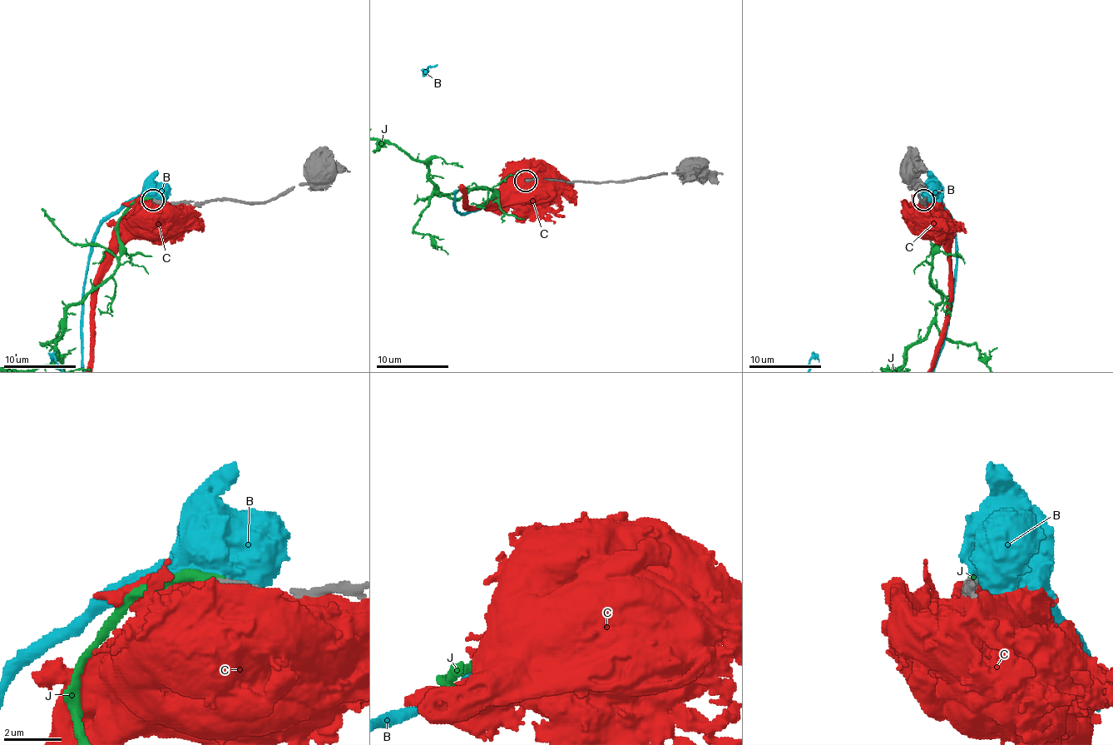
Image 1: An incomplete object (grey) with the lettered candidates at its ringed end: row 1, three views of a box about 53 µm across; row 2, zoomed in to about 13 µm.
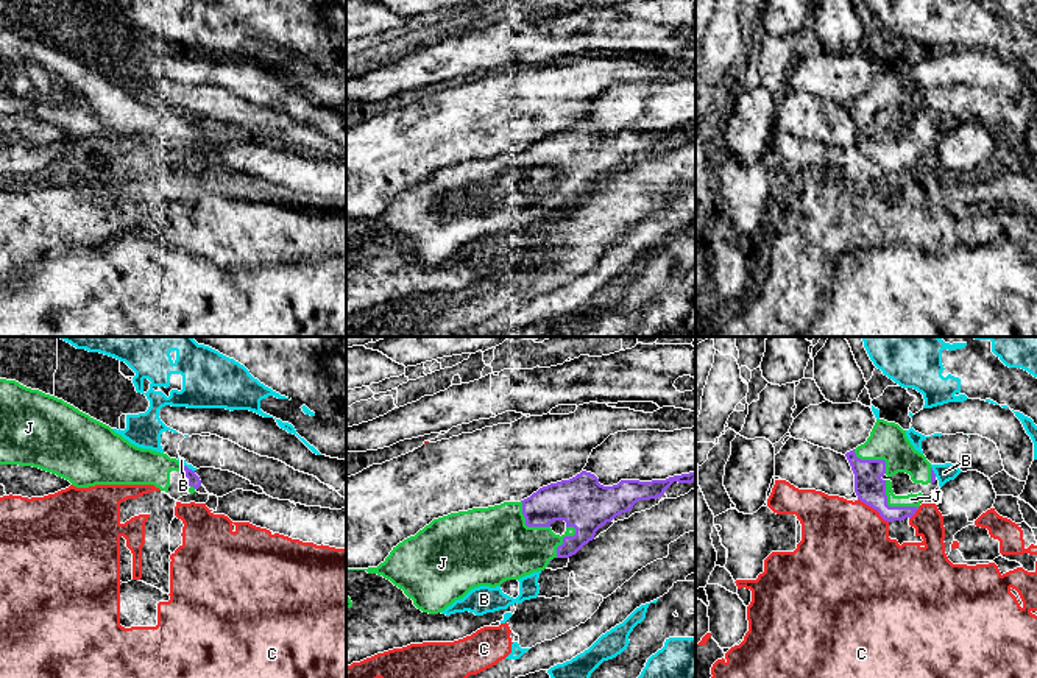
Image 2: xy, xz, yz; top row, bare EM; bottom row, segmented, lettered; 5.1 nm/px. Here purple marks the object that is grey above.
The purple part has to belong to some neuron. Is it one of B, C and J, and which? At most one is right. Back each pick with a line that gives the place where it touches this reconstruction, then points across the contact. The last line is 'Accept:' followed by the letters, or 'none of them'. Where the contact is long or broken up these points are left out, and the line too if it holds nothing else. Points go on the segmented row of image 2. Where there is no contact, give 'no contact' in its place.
J: contact yz (891, 507)
Accept: J

